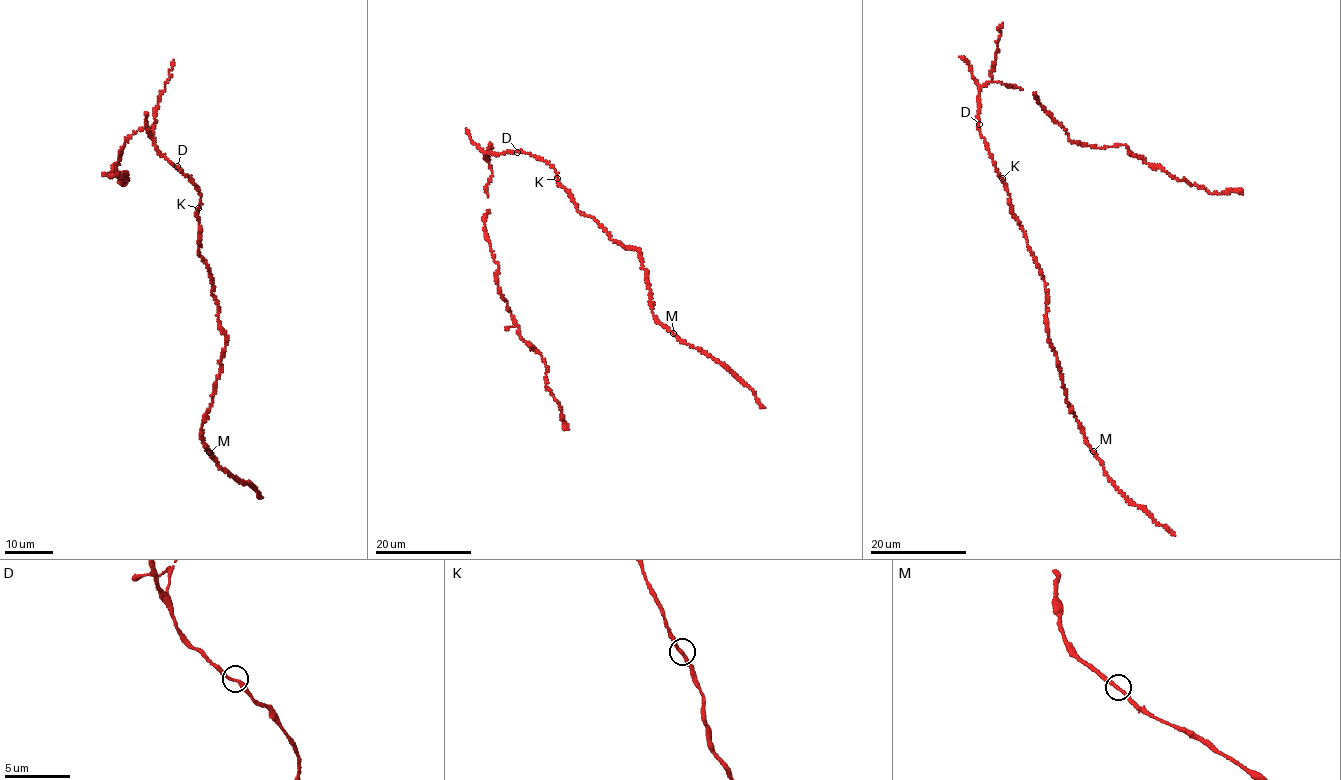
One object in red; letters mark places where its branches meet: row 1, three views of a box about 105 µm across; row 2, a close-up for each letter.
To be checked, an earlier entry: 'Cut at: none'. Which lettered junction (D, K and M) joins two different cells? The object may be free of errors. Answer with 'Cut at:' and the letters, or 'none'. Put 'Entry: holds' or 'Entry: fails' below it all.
Cut at: none
Entry: holds

